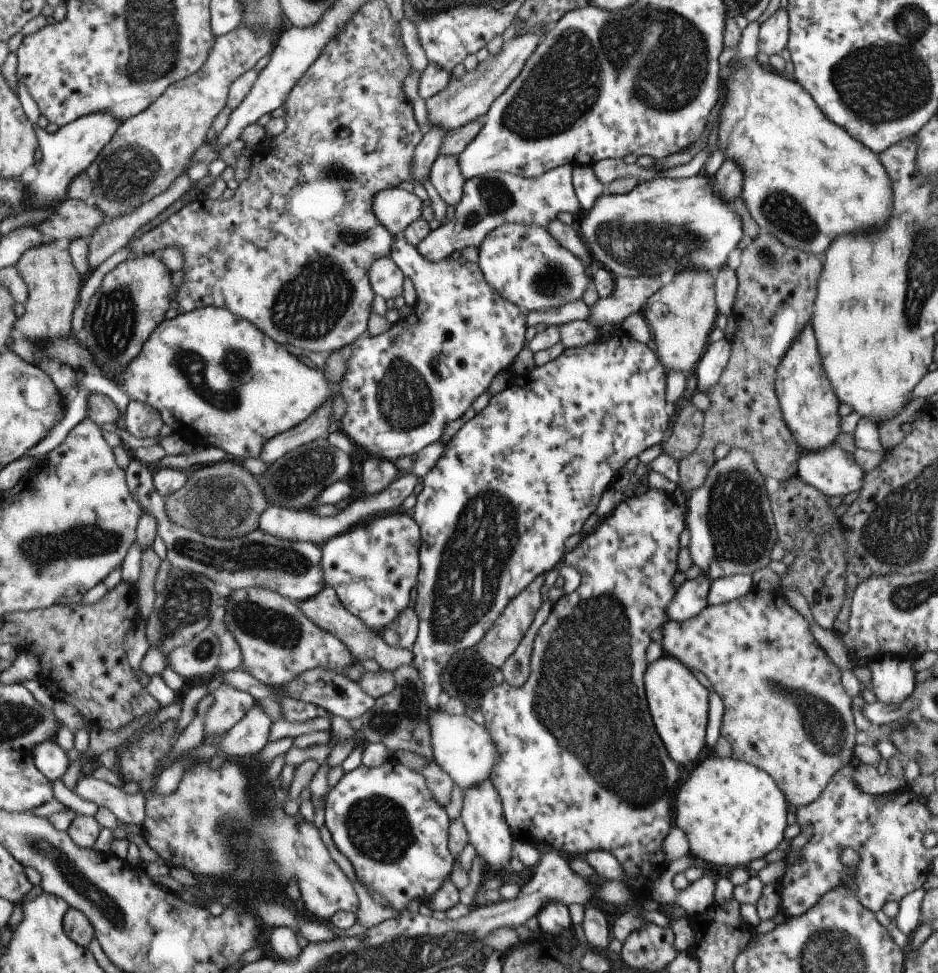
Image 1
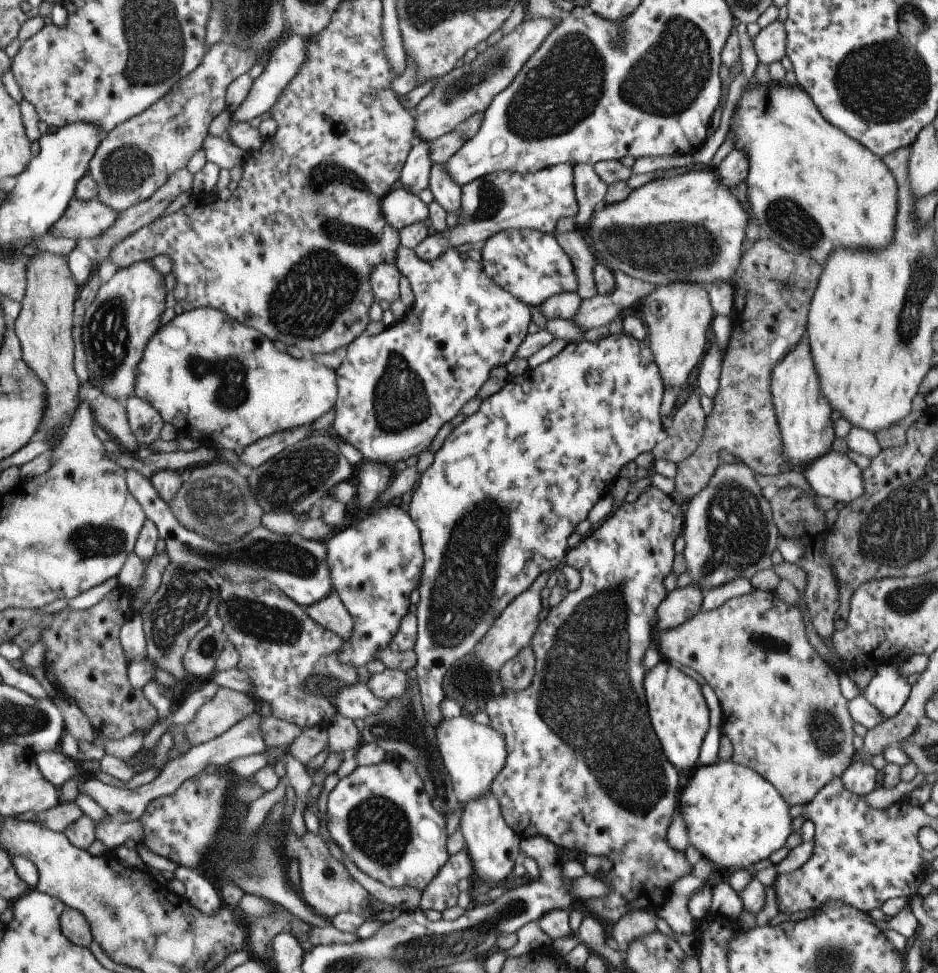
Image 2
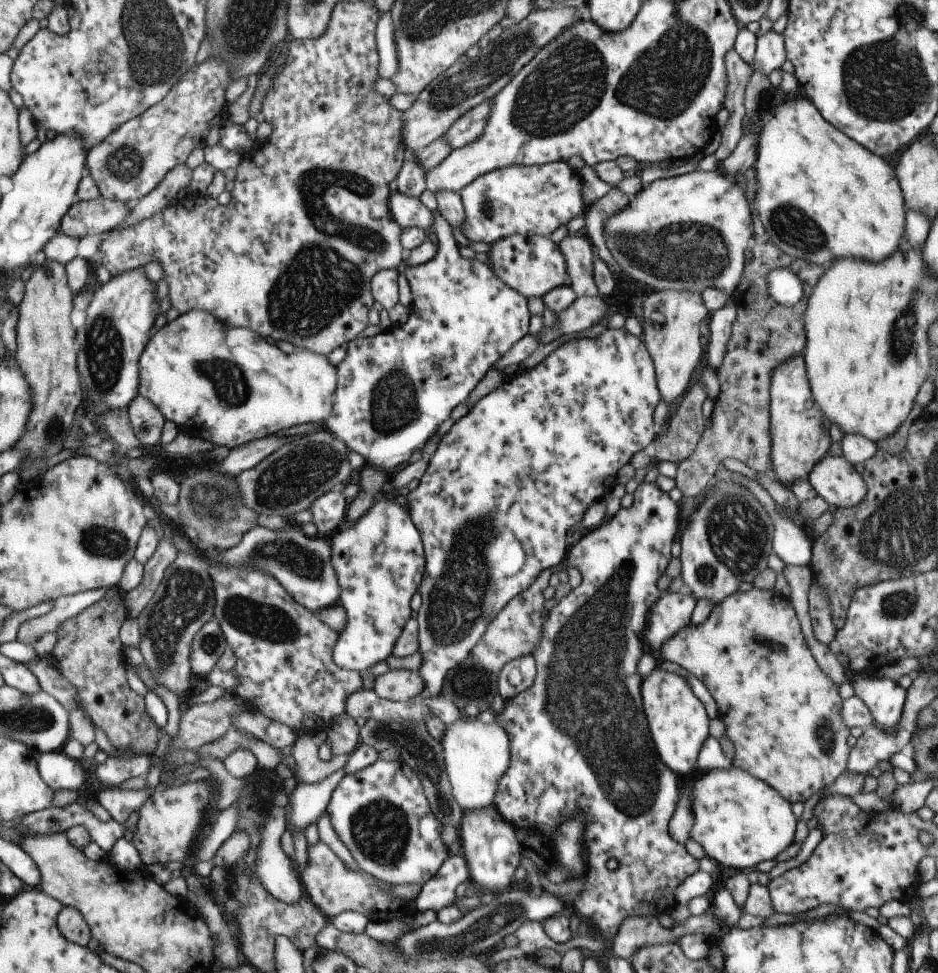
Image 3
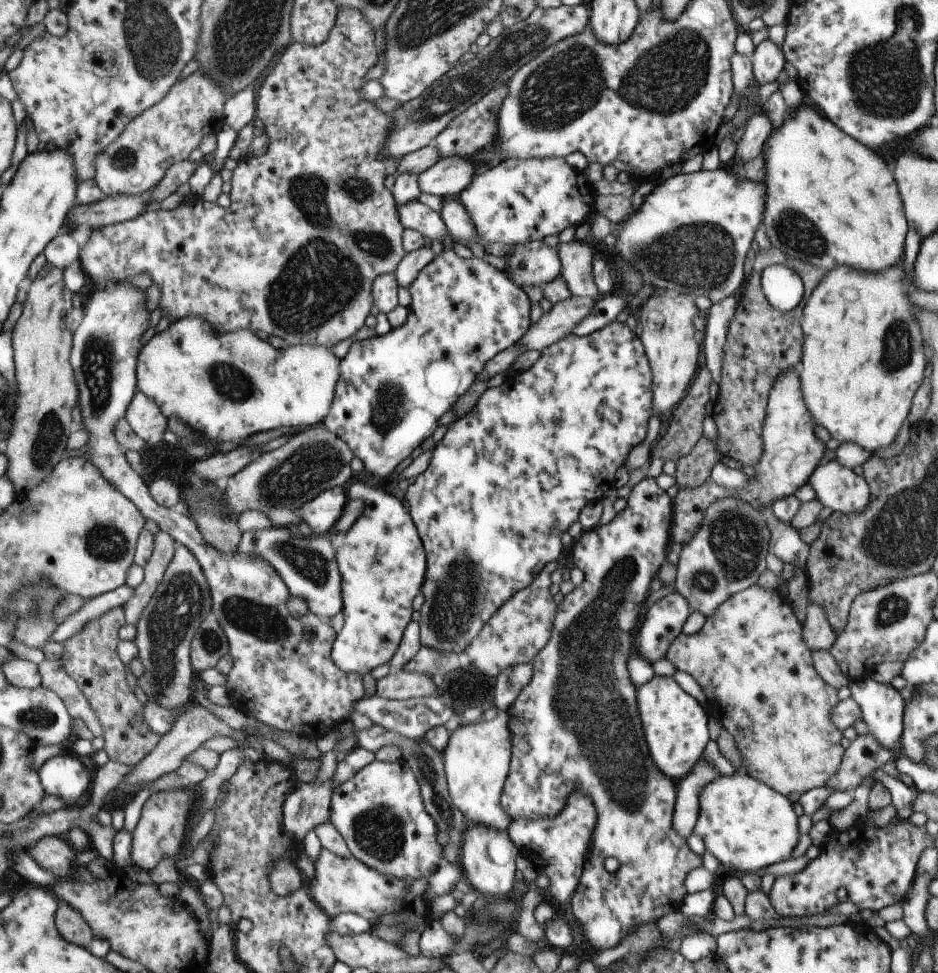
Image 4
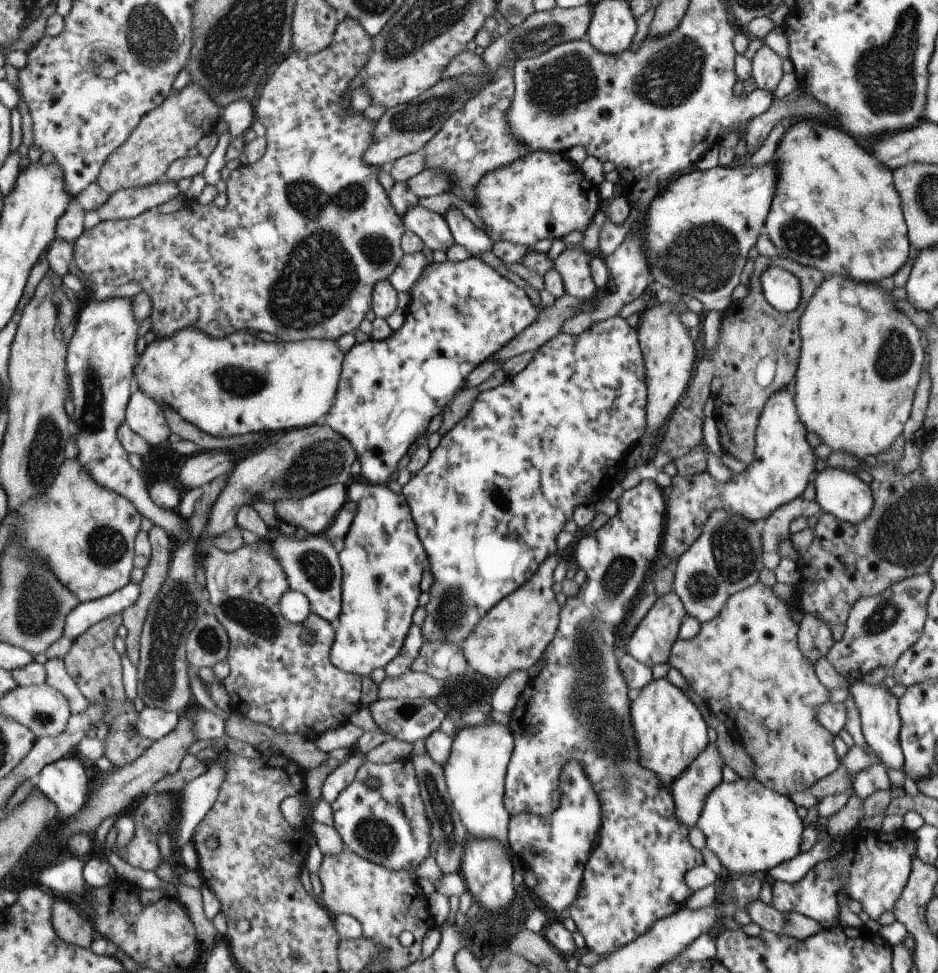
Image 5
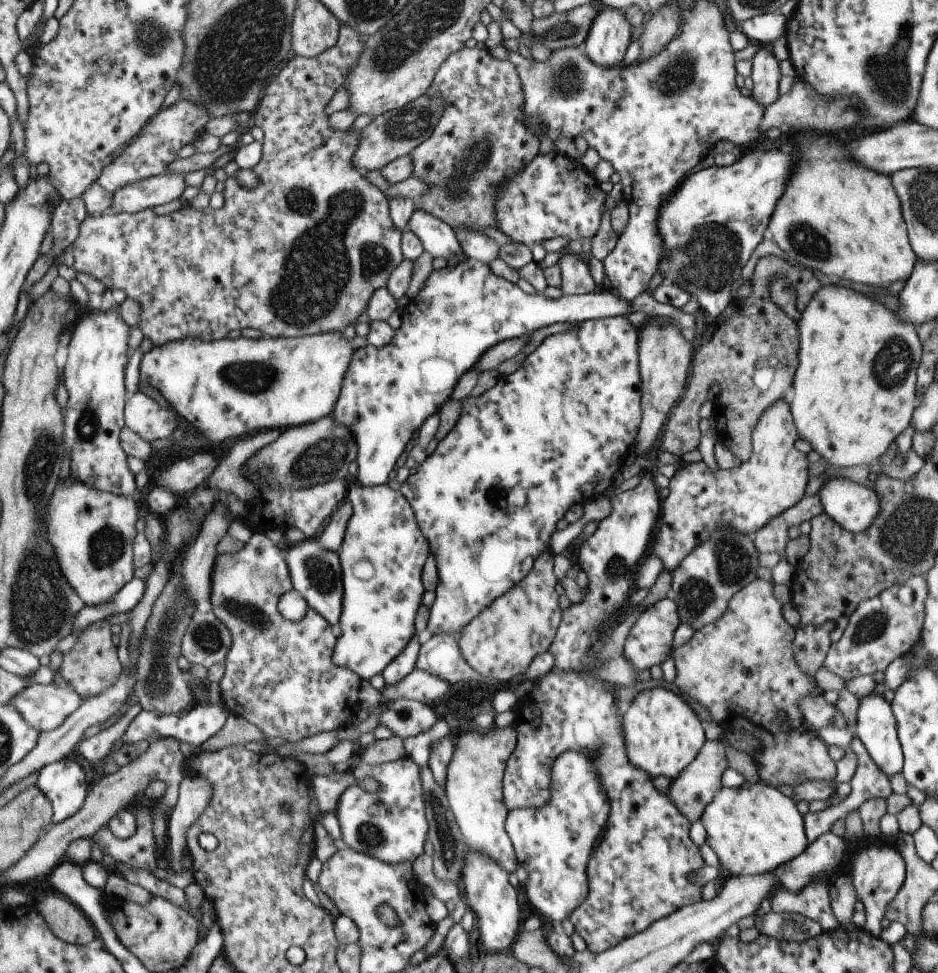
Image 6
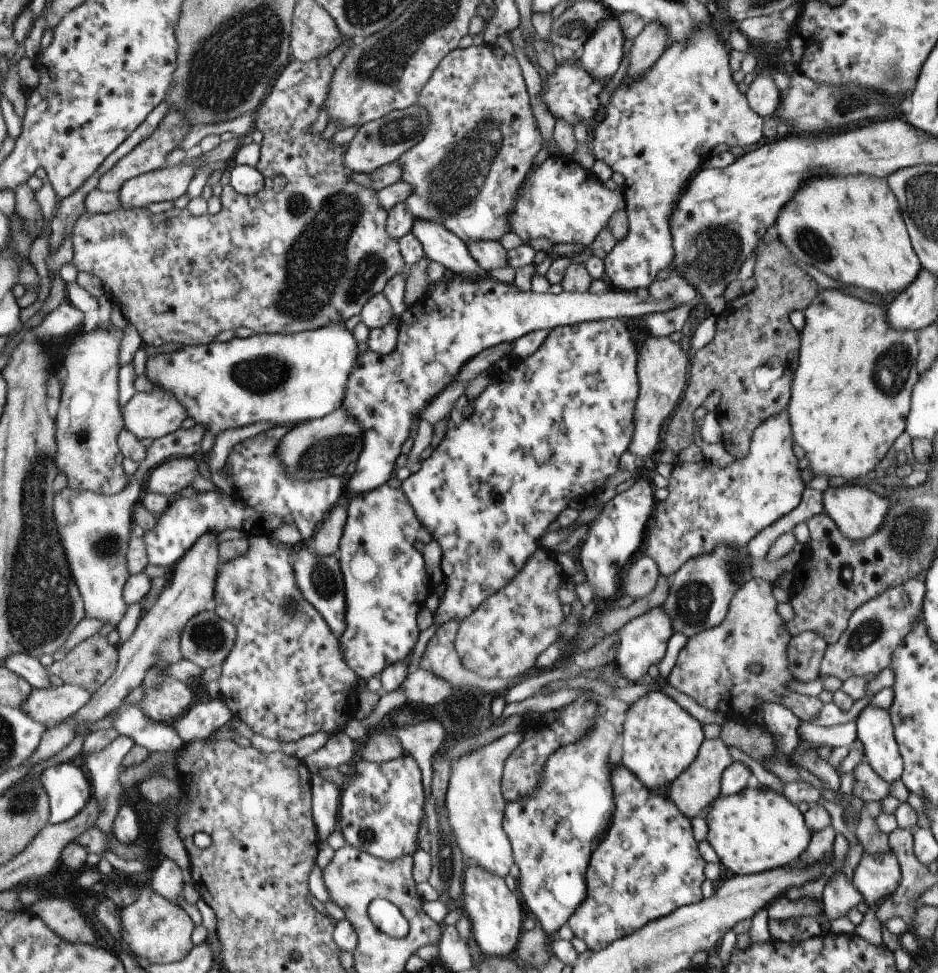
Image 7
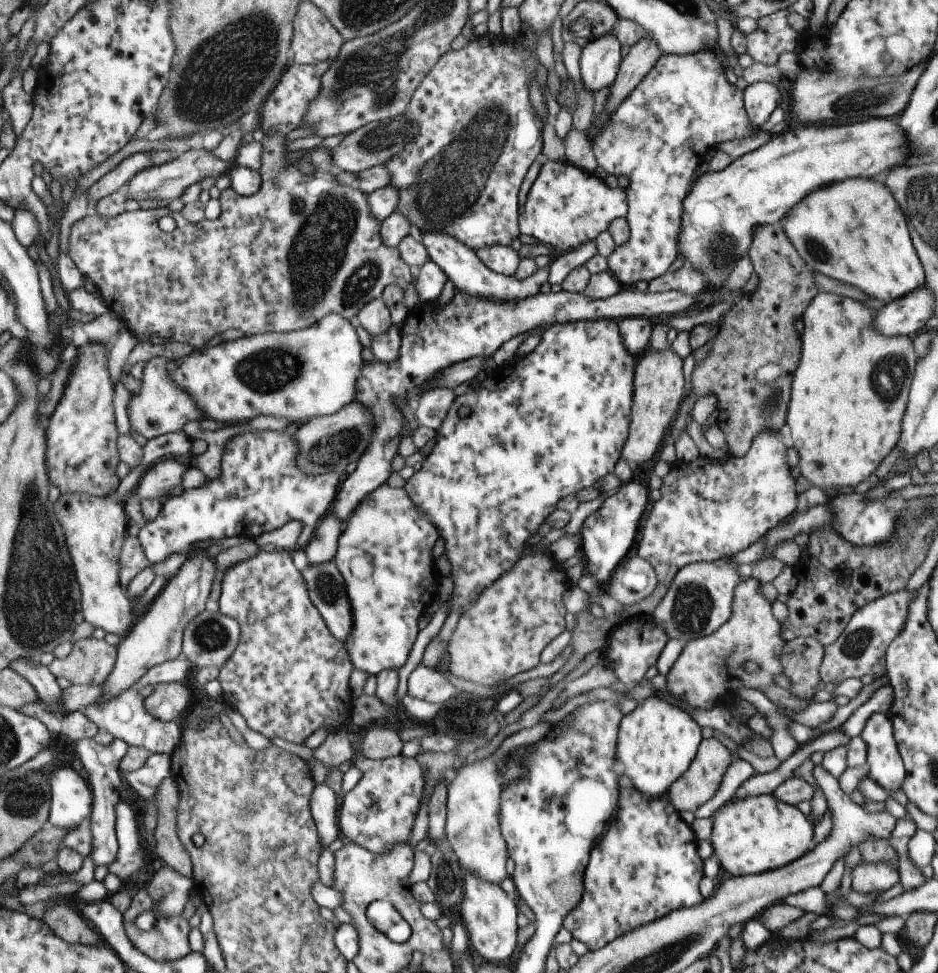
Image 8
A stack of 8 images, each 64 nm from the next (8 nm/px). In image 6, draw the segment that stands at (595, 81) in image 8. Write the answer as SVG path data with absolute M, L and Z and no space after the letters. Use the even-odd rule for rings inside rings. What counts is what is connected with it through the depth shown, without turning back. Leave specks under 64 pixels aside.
M606 6L604 10L597 12L583 42L589 62L601 68L613 68L622 62L623 54L630 43L629 26L631 24L627 24L621 10Z

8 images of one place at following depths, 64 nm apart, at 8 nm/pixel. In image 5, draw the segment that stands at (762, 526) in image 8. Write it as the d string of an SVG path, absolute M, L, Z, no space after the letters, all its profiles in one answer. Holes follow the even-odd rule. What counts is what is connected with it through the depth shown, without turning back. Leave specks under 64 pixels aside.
M791 385L773 392L765 401L755 428L753 462L743 472L733 473L733 478L725 483L715 481L707 471L689 480L677 475L671 477L659 552L675 562L699 536L707 516L715 508L735 516L745 516L749 522L761 523L775 508L799 498L814 474L815 448L808 444L806 435L807 430L803 428L793 404Z

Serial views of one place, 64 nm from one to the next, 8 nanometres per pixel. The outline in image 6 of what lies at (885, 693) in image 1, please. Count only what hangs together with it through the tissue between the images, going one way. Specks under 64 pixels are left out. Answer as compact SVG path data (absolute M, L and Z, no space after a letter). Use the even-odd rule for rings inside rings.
M872 691L858 700L857 717L855 720L855 734L865 747L869 758L885 776L893 776L901 772L903 764L902 750L897 740L896 722L891 712L890 702L885 702L881 694Z

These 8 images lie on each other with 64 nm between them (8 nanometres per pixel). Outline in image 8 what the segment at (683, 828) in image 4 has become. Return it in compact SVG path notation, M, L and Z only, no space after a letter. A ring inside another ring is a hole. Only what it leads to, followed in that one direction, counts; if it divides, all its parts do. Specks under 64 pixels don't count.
M714 737L701 739L696 750L696 755L693 757L691 764L689 764L689 768L677 780L674 780L668 788L668 801L677 810L677 813L694 813L704 805L715 794L721 778L723 778L723 773L729 764L731 764L731 760L729 750L719 740Z

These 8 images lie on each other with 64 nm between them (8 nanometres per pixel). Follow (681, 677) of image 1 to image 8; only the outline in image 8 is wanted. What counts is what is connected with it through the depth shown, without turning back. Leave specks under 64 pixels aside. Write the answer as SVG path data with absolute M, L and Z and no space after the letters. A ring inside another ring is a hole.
M650 696L637 702L636 707L623 715L615 750L623 773L641 796L659 798L674 780L689 768L701 740L701 727L683 709Z

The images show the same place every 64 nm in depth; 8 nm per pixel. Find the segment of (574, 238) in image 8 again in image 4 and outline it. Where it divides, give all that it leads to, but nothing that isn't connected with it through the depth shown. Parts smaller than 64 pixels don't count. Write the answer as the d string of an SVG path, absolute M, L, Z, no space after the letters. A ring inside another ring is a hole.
M563 158L505 160L481 171L458 194L477 232L479 242L523 244L555 236L563 228L588 222L595 209L593 186L586 175L565 163Z

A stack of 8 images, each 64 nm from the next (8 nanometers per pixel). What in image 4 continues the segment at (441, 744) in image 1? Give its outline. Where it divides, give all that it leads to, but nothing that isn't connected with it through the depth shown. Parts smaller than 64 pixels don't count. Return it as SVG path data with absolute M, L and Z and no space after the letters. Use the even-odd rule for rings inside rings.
M497 710L496 716L485 721L460 723L448 734L445 750L442 752L447 790L455 808L463 814L466 824L477 824L487 828L506 830L509 816L499 808L499 796L508 773L511 750L511 736L507 728L507 715Z

